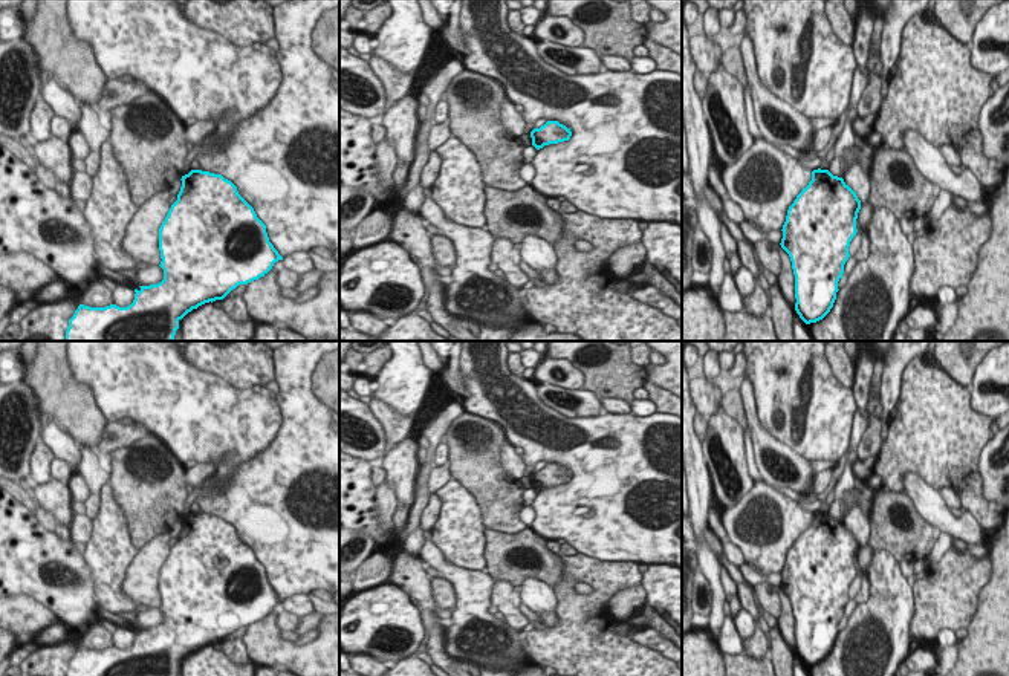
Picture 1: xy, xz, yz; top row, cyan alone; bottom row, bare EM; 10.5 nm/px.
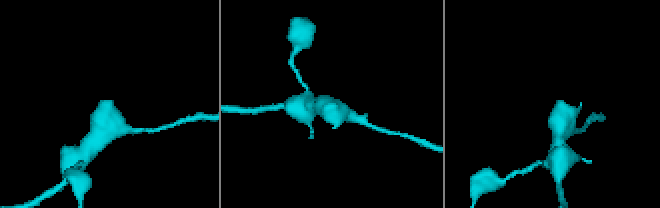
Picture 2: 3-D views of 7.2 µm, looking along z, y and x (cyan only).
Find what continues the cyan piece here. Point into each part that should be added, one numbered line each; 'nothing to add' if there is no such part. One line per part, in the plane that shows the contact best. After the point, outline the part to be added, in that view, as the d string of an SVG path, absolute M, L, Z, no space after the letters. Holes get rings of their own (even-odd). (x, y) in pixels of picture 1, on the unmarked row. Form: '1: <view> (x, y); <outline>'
nothing to add

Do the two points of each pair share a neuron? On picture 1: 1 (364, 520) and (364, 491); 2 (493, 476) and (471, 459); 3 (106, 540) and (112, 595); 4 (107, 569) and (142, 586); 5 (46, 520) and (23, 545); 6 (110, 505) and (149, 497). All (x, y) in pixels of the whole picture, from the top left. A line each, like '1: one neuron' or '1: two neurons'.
1: one neuron
2: one neuron
3: one neuron
4: two neurons
5: two neurons
6: two neurons

